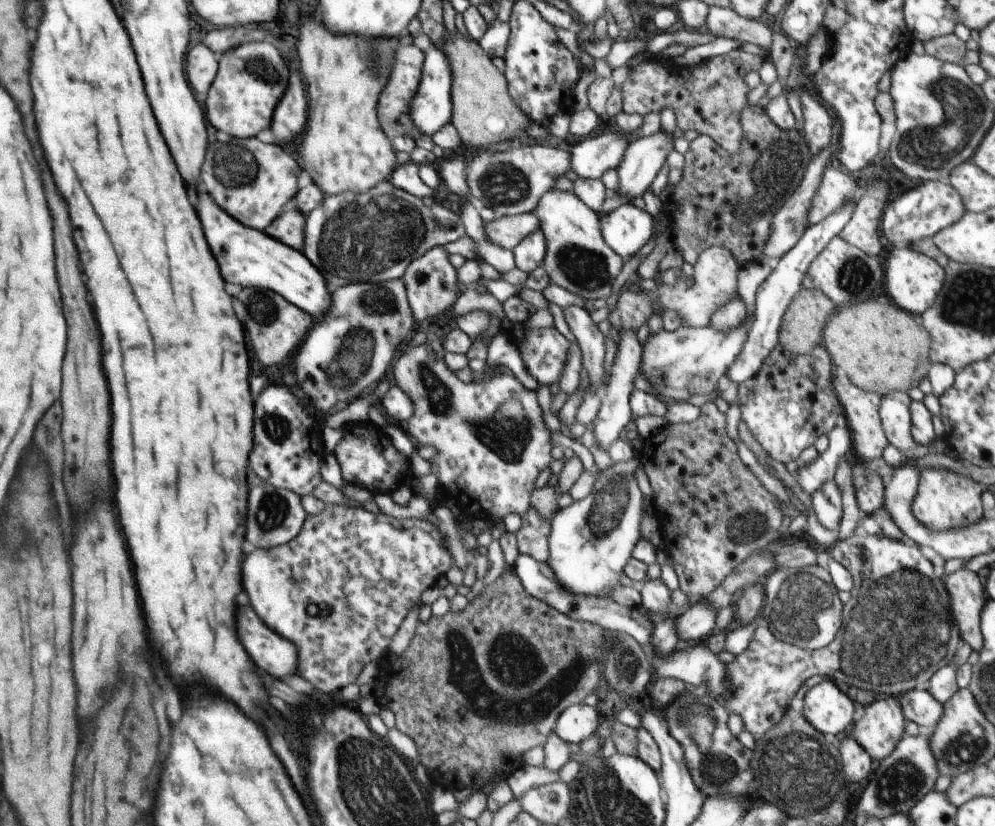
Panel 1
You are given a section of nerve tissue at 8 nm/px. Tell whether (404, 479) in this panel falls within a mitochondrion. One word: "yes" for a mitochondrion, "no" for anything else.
no

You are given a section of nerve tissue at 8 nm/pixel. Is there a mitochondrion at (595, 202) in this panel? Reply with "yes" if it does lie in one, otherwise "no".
no

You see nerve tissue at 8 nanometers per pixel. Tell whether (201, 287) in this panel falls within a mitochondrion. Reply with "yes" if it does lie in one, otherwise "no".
no

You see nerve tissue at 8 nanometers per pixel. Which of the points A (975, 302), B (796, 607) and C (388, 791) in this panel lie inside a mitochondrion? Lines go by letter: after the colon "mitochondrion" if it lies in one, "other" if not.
A: mitochondrion
B: mitochondrion
C: mitochondrion

